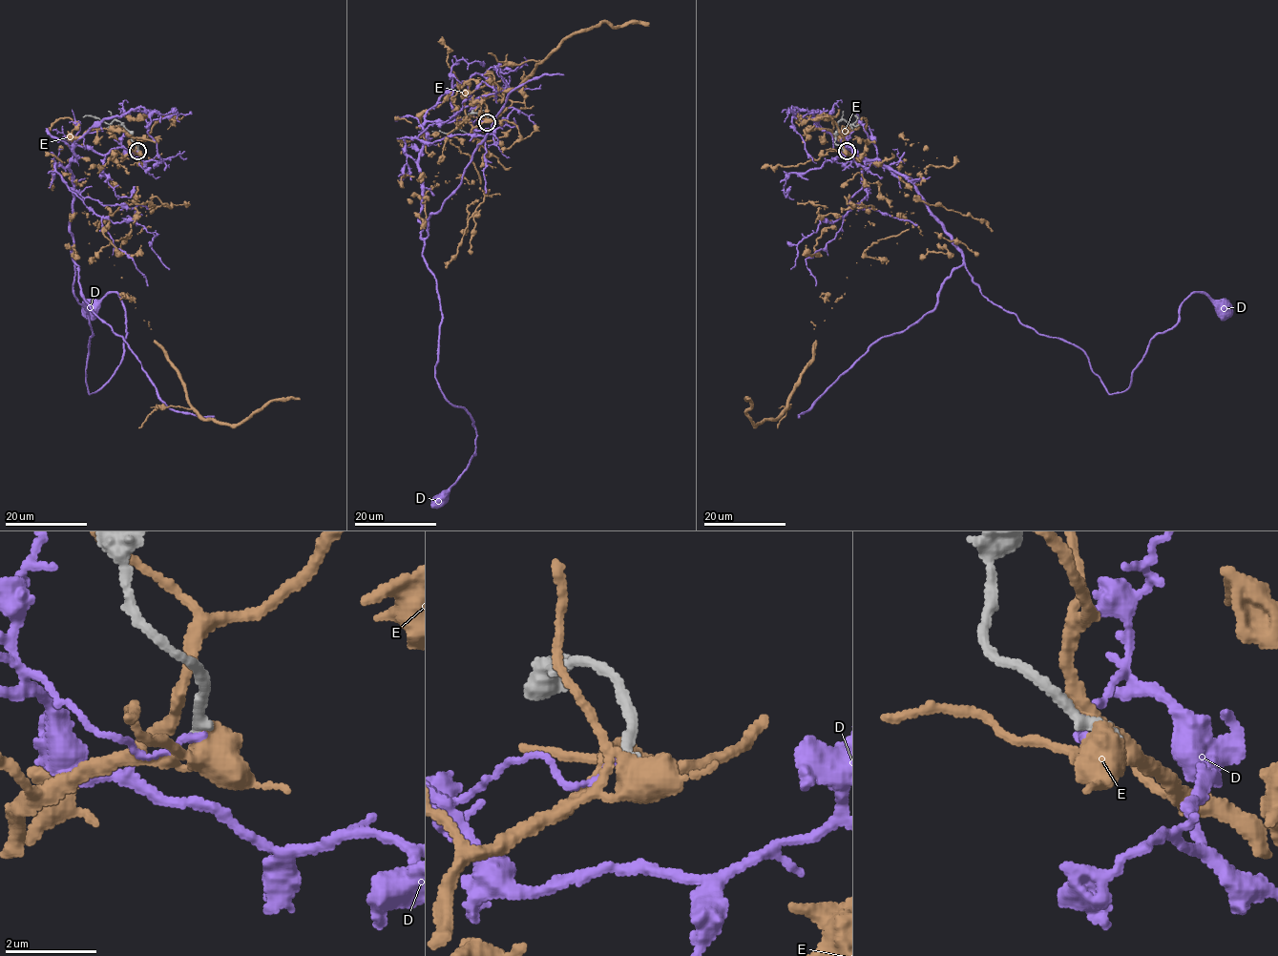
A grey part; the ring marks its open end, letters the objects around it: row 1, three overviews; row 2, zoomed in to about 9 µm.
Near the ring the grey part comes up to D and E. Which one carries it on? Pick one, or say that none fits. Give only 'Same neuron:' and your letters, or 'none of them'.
Same neuron: none of them

